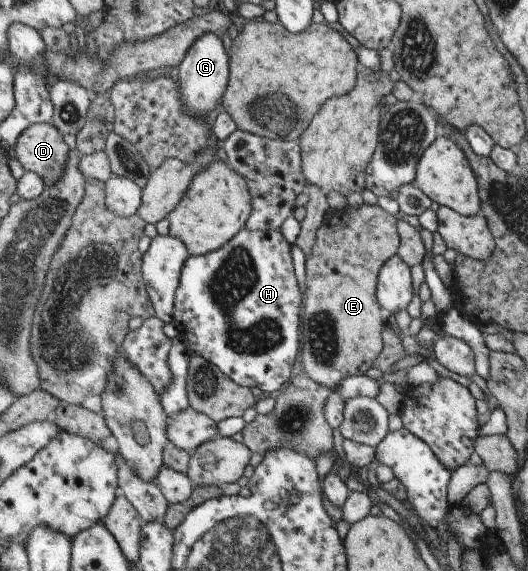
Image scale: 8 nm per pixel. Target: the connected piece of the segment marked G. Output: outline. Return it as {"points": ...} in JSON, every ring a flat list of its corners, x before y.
{"points":[[216,32,200,36,188,49,179,67,178,83,183,89,181,100,185,108,193,116,214,116,221,110,221,99,229,87,230,76,231,57,224,41]]}

